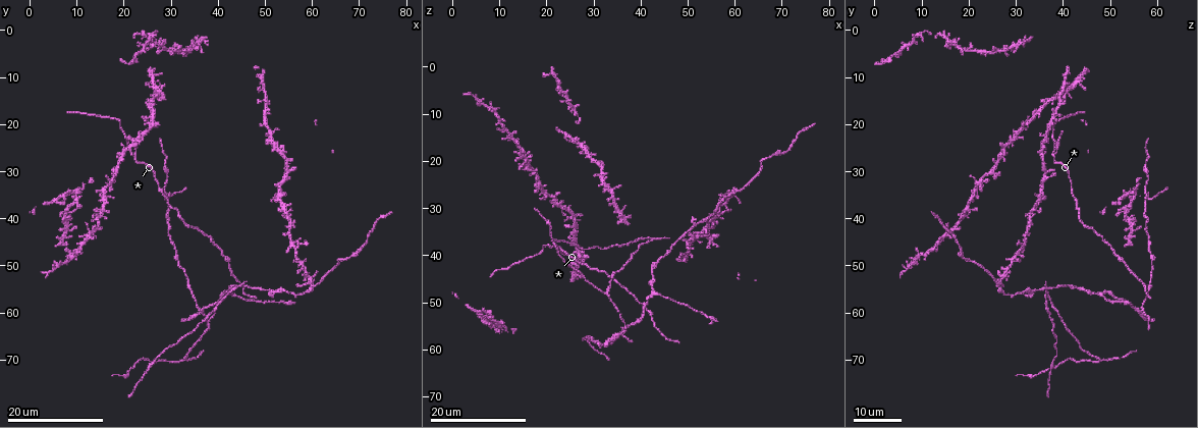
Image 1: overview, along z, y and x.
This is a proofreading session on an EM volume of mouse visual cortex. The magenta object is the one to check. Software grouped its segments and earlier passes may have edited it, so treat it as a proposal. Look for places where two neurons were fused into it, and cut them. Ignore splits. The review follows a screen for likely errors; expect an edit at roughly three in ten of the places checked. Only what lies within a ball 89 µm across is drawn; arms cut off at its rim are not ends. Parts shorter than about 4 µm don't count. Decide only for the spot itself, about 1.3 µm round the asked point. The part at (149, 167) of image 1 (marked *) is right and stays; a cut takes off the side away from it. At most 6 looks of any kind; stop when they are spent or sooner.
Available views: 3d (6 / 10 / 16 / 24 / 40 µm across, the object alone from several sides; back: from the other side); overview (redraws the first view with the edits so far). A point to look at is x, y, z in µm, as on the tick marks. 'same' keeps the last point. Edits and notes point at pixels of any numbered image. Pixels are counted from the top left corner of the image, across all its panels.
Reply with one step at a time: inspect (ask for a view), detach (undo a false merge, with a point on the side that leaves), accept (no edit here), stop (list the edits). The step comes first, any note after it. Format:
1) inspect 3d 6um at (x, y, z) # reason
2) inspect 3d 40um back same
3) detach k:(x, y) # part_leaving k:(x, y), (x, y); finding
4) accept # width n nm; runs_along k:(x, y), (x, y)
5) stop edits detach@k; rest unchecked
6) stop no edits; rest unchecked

inspect 3d 24um at (60.5, 54.0, 26.5) # two arms at a narrow angle

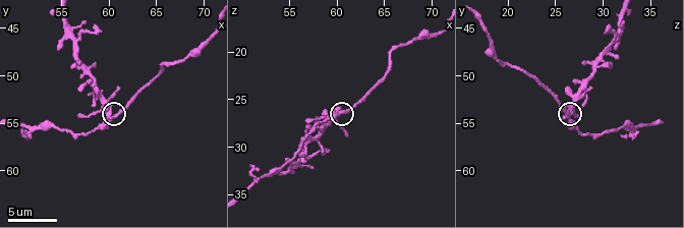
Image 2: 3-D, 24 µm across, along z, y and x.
inspect 3d 6um at (60.6, 54.4, 26.2)

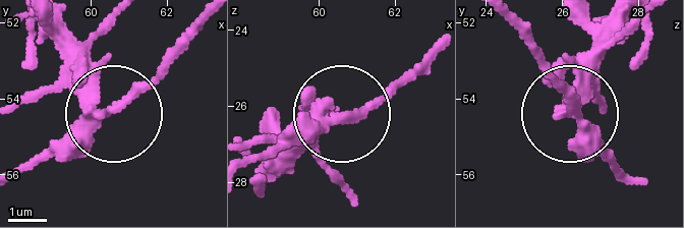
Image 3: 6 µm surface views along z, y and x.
detach 3:(46, 150) # arms 4; part_leaving 3:(83, 123), (19, 165); a second neuron is stuck on

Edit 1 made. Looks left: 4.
inspect overview

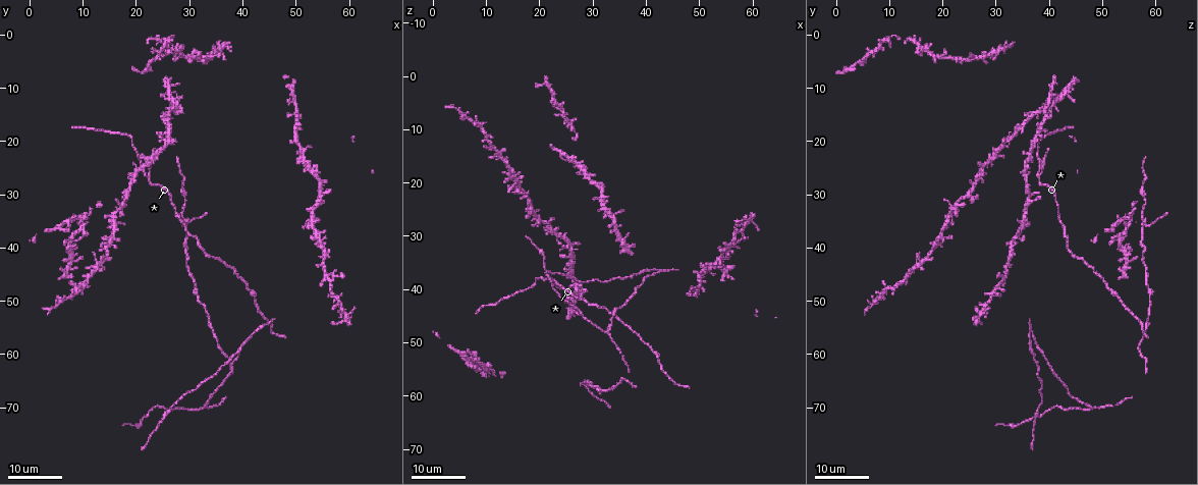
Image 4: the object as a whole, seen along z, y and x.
inspect 3d 16um at (22.0, 27.0, 37.5) # arms part here

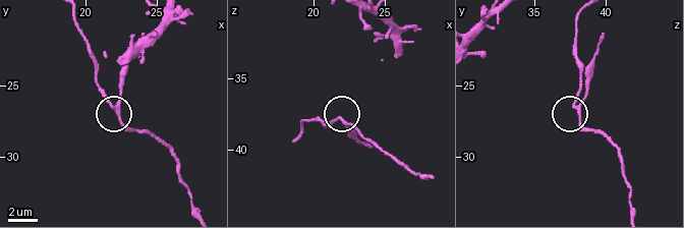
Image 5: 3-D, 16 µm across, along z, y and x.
inspect 3d 10um at (22.0, 26.6, 38.0) # zoom in

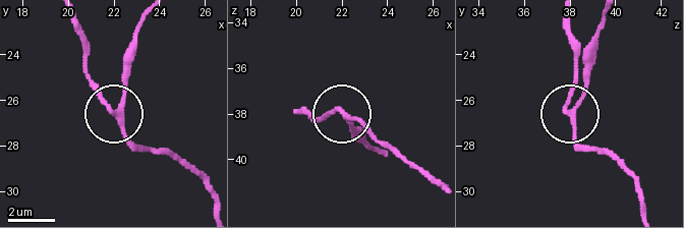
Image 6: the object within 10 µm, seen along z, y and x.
inspect 3d 6um at (22.1, 26.6, 38.1)

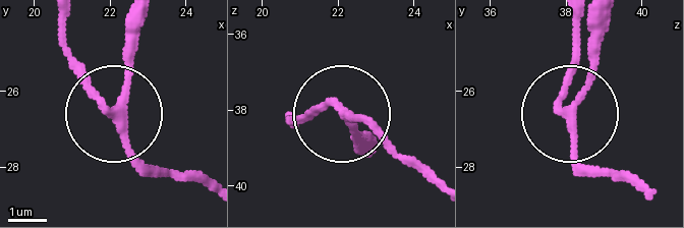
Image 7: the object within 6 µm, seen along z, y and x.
accept # side_arm 23 um; runs_along 7:(208, 187), (139, 158), (62, 35); all the same neuron

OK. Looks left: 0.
stop edits detach@3; rest unchecked

